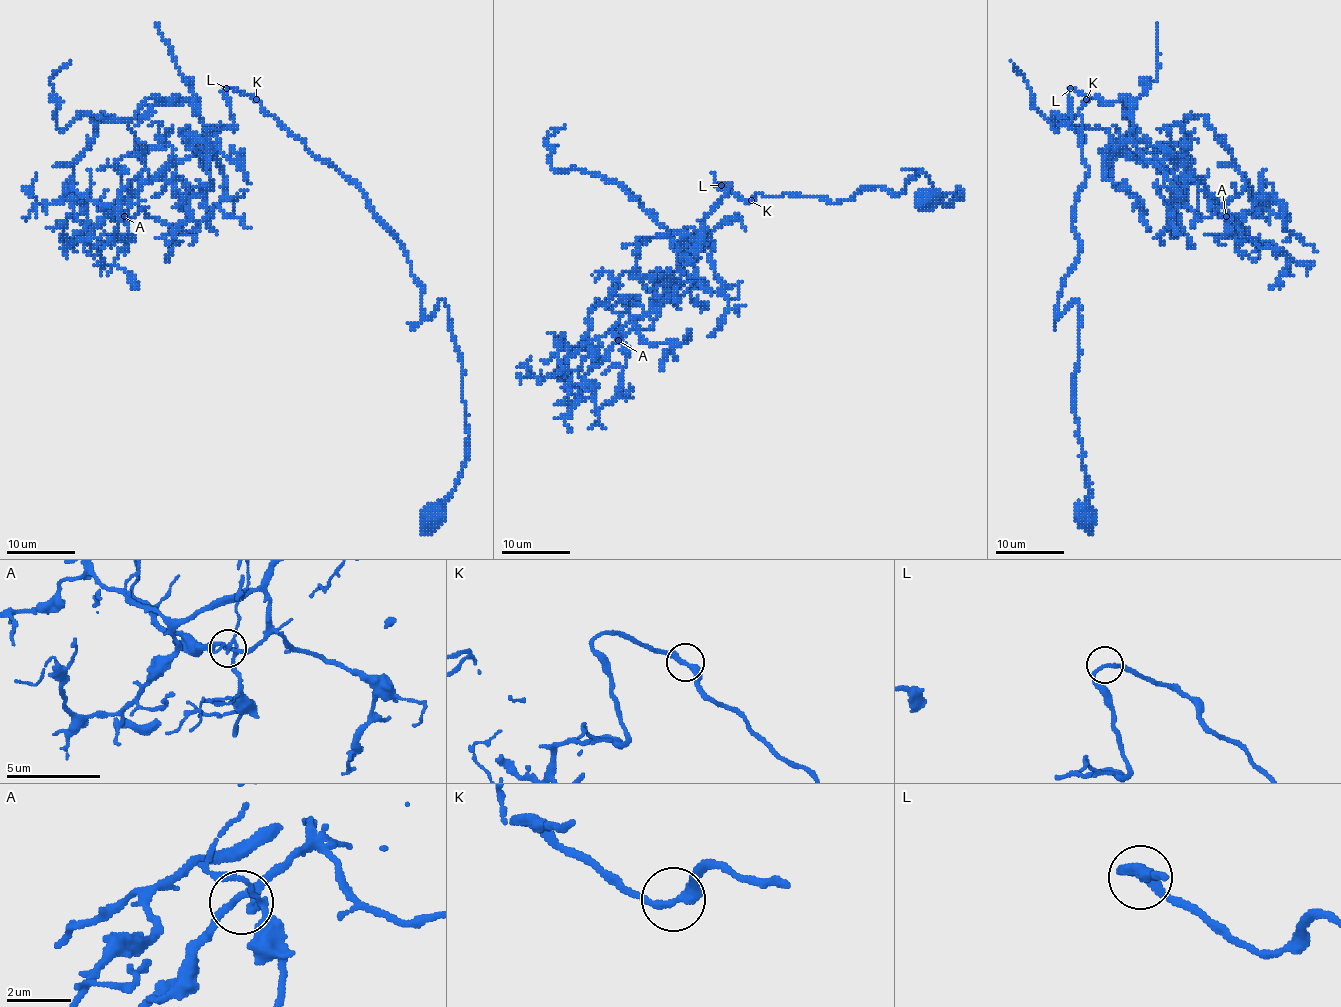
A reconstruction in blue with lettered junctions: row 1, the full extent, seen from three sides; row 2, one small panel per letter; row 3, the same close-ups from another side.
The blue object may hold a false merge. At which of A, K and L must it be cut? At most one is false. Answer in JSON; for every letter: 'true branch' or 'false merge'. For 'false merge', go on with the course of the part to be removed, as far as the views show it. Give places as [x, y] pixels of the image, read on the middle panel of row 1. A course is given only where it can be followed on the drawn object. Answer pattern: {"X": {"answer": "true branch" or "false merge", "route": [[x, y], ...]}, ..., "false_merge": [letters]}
{"A": {"answer": "true branch"}, "K": {"answer": "true branch"}, "L": {"answer": "true branch"}, "false_merge": []}

